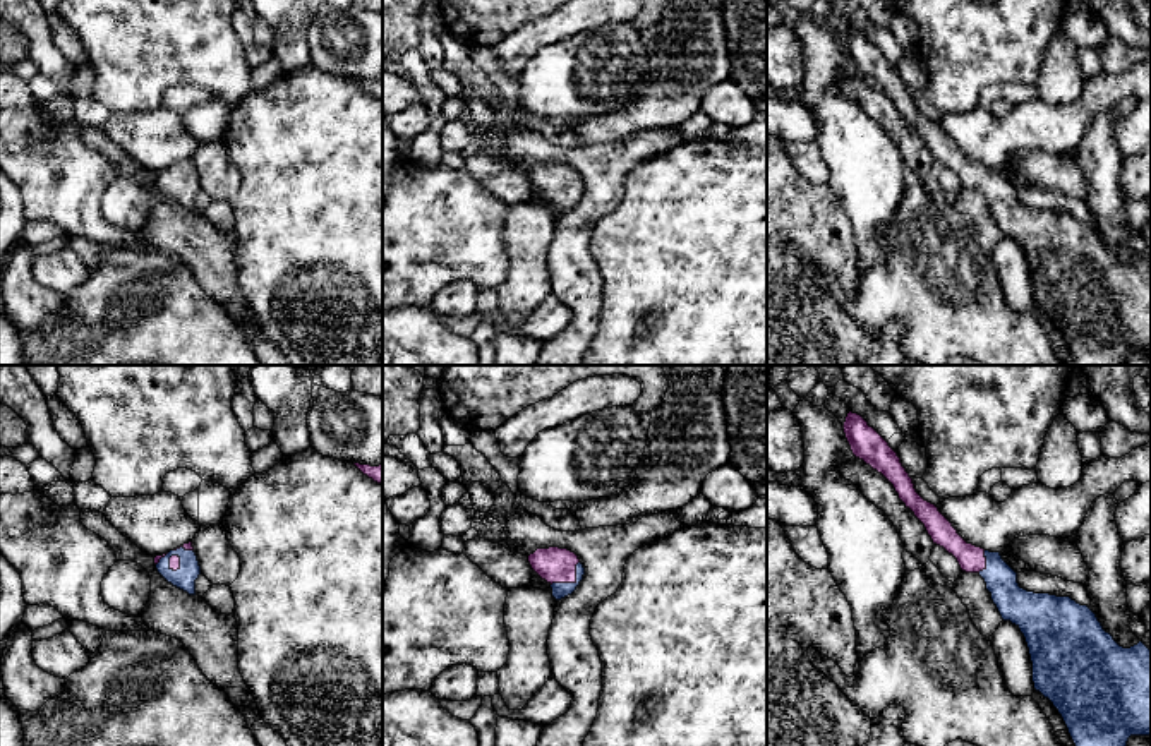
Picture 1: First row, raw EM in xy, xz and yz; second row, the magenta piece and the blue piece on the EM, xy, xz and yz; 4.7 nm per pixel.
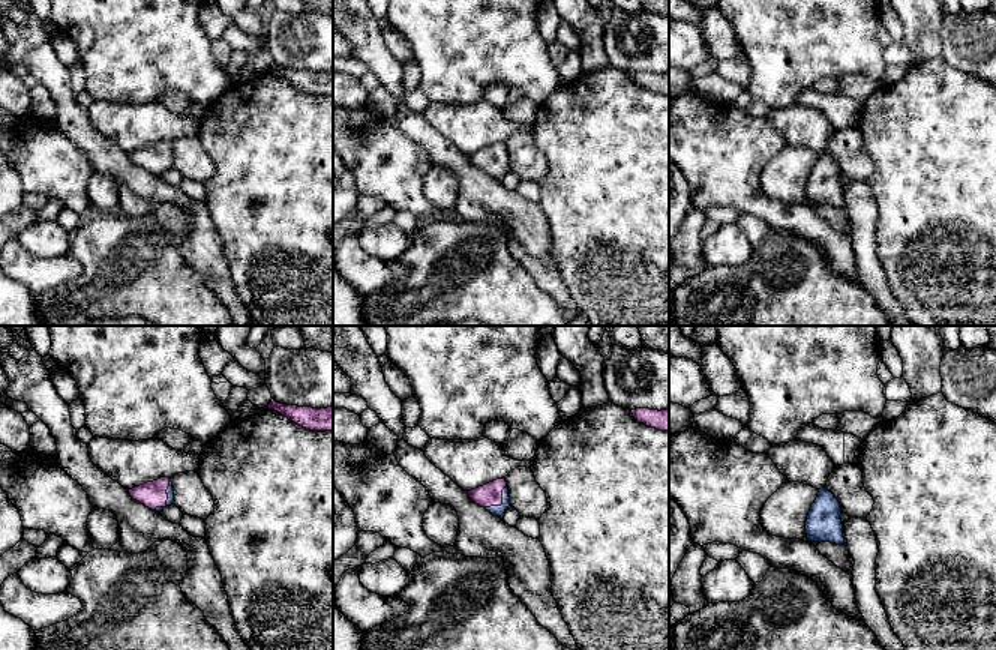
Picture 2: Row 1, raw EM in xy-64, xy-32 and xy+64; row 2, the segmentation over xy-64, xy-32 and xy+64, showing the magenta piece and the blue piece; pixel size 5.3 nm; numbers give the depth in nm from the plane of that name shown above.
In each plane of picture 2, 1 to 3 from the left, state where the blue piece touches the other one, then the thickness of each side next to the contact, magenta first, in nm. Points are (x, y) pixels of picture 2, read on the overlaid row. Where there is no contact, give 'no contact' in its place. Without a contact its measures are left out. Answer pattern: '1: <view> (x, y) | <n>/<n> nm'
1: xy-64 (167, 497) | 140/50 nm
2: xy-32 (501, 503) | 130/60 nm
3: no contact

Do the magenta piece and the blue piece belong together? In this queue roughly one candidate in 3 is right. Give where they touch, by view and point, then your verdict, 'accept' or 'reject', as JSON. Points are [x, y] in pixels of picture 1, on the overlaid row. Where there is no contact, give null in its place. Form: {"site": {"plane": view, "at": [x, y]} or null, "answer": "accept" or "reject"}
{"site": {"plane": "xz", "at": [572, 582]}, "answer": "accept"}

